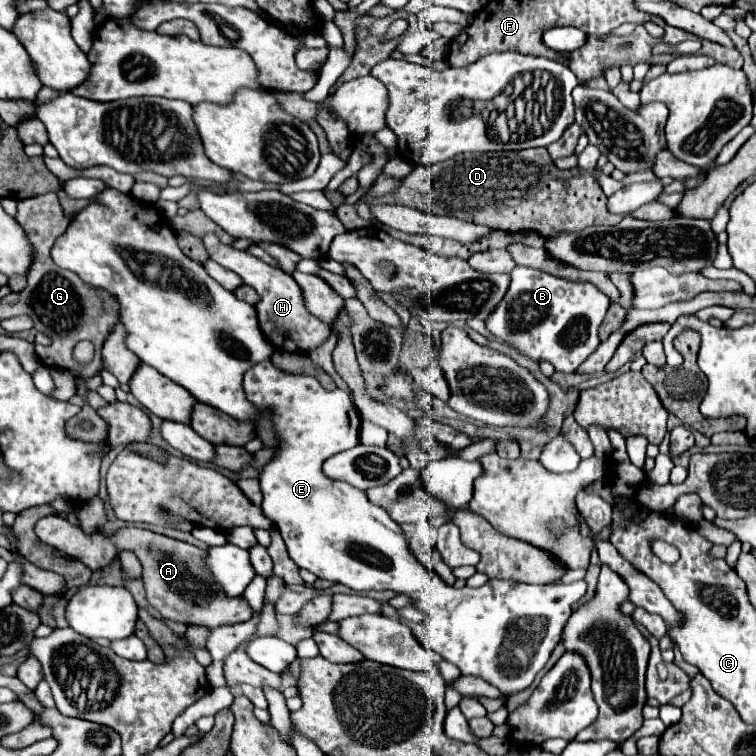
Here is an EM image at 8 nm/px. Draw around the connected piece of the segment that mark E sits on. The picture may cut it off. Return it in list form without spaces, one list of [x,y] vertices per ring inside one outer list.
[[[262,361],[244,373],[244,391],[256,407],[270,407],[274,411],[274,427],[282,439],[278,455],[260,473],[260,487],[264,493],[262,513],[278,527],[290,559],[320,579],[342,583],[356,591],[390,589],[408,595],[412,607],[426,613],[426,621],[420,623],[420,635],[416,637],[430,651],[438,653],[444,661],[454,663],[462,675],[480,677],[494,685],[502,695],[514,695],[526,689],[534,681],[536,673],[546,665],[554,647],[560,643],[562,631],[572,615],[572,607],[584,599],[588,583],[580,579],[564,585],[528,585],[506,579],[490,579],[478,589],[456,589],[446,585],[438,575],[430,573],[418,557],[412,555],[402,527],[386,511],[382,511],[382,507],[374,505],[364,491],[322,475],[324,457],[332,457],[360,443],[360,415],[346,391],[326,391],[314,377],[282,373],[270,361]]]

